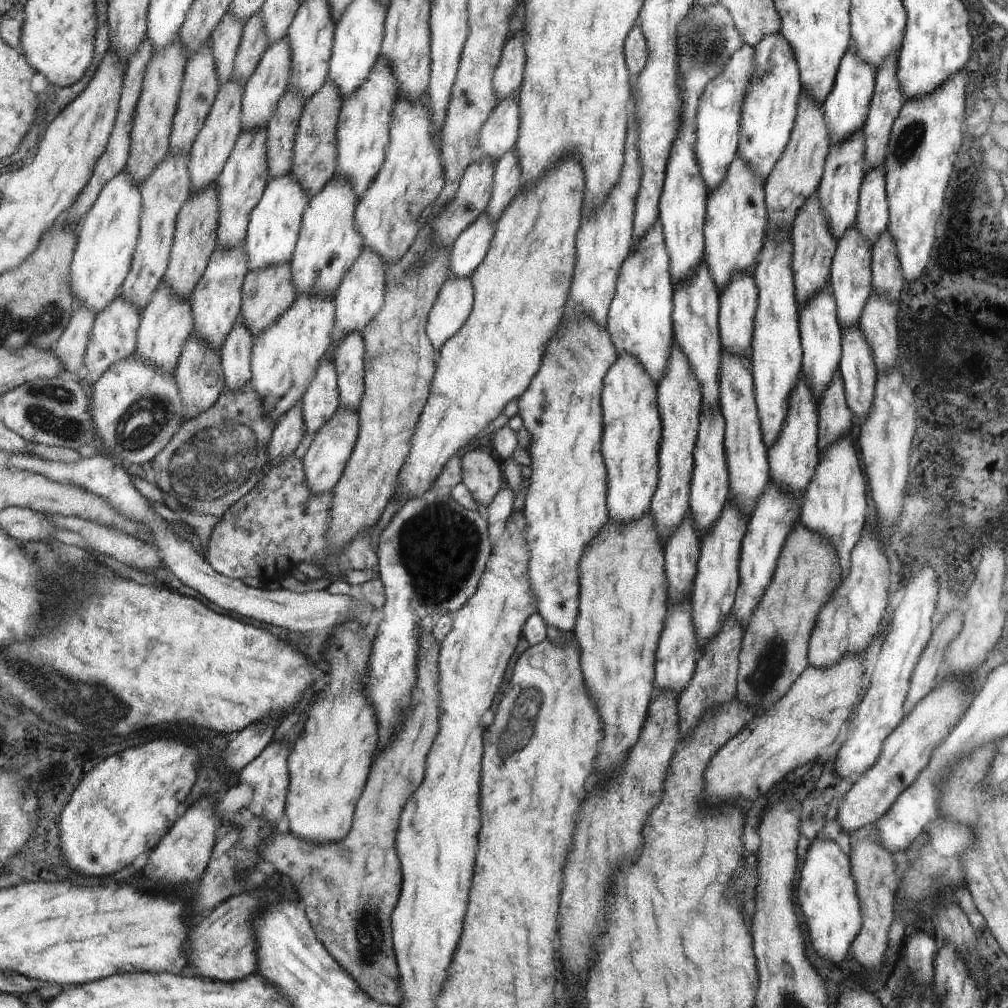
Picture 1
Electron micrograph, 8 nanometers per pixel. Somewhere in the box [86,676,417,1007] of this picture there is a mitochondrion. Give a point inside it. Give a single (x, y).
(367, 916)

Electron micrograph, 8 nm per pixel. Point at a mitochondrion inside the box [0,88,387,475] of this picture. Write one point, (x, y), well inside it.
(50, 409)

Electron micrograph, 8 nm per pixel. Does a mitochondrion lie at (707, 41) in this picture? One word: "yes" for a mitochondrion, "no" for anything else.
yes

